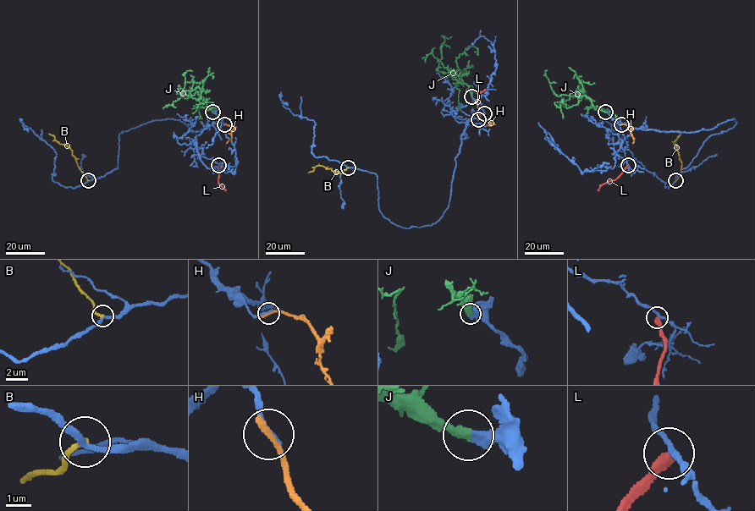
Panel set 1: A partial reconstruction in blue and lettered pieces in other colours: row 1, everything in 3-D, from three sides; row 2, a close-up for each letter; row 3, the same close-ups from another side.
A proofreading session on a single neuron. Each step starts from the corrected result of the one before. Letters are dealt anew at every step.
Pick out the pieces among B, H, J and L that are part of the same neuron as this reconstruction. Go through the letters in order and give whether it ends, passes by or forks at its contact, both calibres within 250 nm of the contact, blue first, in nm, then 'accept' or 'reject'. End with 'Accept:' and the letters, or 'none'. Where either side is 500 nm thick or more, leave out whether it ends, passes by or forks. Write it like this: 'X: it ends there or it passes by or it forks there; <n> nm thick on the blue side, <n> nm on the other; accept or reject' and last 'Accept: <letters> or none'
B: it ends there; 240 nm thick on the blue side, 240 nm on the other; reject
H: it ends there; 200 nm thick on the blue side, 280 nm on the other; reject
J: it ends there; 360 nm thick on the blue side, 360 nm on the other; accept
L: it ends there; 200 nm thick on the blue side, 320 nm on the other; reject
Accept: J

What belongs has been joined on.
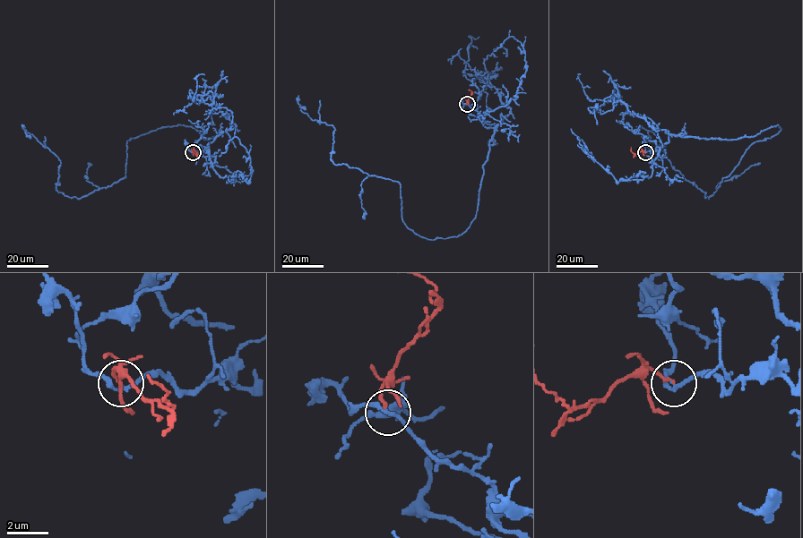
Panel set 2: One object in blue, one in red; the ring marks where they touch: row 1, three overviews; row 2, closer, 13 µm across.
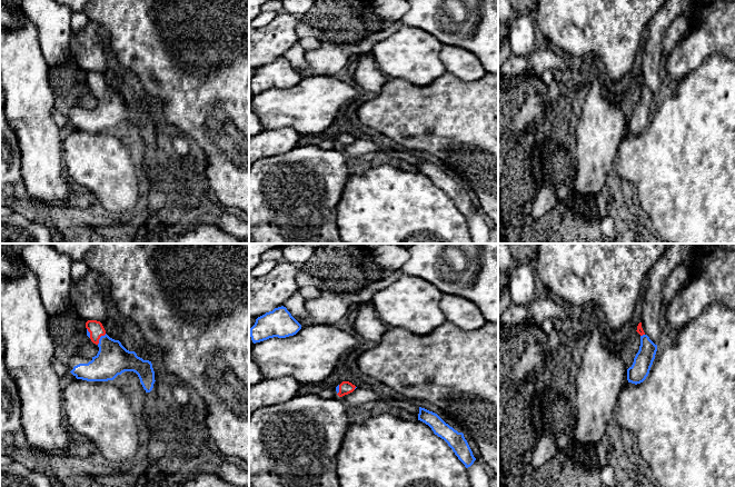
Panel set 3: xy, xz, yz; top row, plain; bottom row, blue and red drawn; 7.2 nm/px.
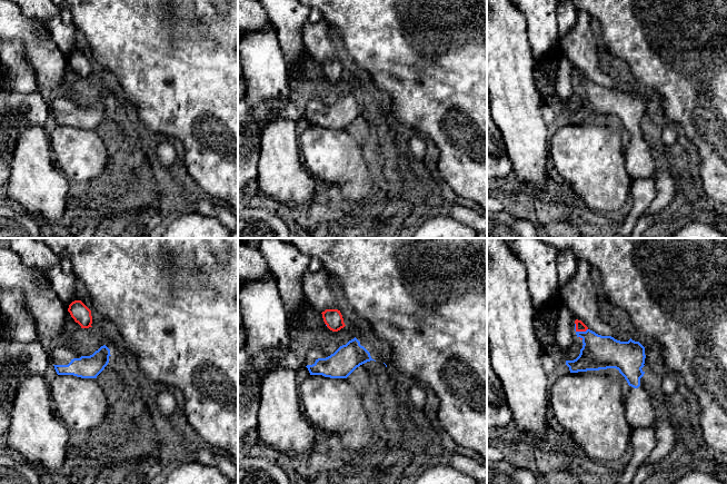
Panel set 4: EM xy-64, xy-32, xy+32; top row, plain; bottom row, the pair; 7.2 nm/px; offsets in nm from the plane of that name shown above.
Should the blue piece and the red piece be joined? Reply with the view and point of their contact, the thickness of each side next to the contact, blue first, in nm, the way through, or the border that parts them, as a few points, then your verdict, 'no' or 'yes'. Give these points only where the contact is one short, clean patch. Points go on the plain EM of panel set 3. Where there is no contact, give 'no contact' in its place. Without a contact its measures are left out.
meets blue in xy at (100, 89); 240 nm thick on the blue side, 110 nm on the other; runs through xy (112, 110), (111, 102), (100, 89), (96, 83), (96, 79); yes

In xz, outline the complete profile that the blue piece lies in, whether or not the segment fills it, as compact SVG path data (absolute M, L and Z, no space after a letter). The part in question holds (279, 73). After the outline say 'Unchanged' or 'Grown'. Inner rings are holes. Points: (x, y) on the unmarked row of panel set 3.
M281 57L258 68L250 79L250 88L252 93L256 95L274 88L286 89L294 87L300 80L301 76L286 58Z. Unchanged

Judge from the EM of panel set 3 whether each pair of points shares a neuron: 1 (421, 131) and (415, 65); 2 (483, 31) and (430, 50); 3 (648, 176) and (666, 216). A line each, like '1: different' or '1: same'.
1: different
2: different
3: same

